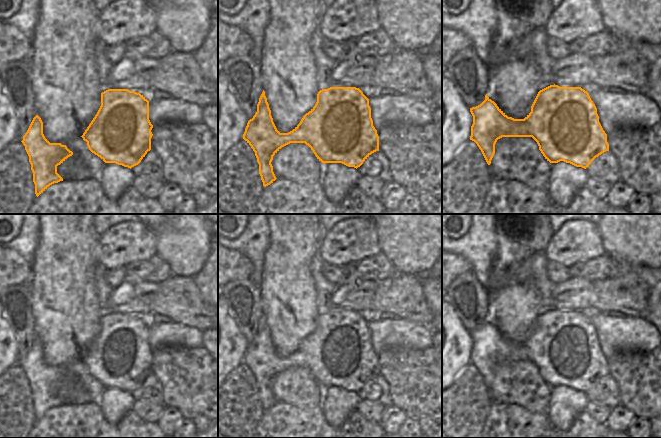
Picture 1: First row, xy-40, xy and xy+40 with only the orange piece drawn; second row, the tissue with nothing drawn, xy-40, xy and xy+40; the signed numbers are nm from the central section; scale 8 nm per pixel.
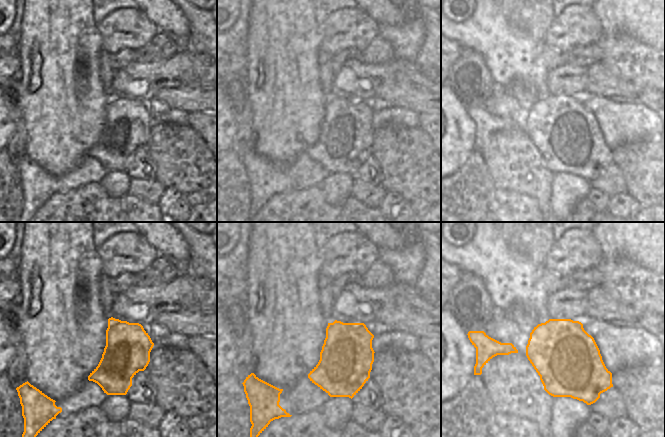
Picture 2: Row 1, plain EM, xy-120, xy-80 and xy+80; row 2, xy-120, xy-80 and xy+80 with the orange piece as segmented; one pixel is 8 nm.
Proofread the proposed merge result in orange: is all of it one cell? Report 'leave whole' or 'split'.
split

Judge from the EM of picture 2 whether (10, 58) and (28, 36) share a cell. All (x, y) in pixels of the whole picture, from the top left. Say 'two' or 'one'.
two

